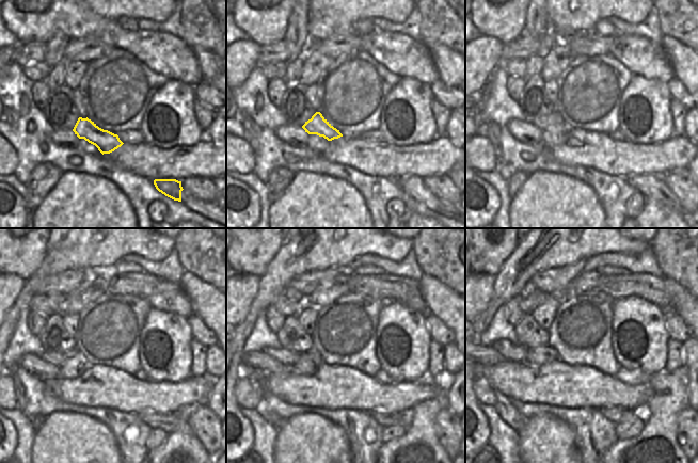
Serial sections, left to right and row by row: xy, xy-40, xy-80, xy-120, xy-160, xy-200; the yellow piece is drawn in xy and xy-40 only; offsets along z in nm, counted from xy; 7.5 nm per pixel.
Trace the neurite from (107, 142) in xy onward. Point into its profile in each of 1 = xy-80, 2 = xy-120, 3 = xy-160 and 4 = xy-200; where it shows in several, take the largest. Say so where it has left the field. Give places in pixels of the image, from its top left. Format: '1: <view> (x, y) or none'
1: xy-80 (556, 120)
2: xy-120 (56, 358)
3: xy-160 (284, 356)
4: xy-200 (509, 351)

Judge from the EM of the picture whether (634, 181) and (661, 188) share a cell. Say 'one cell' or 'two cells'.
one cell

